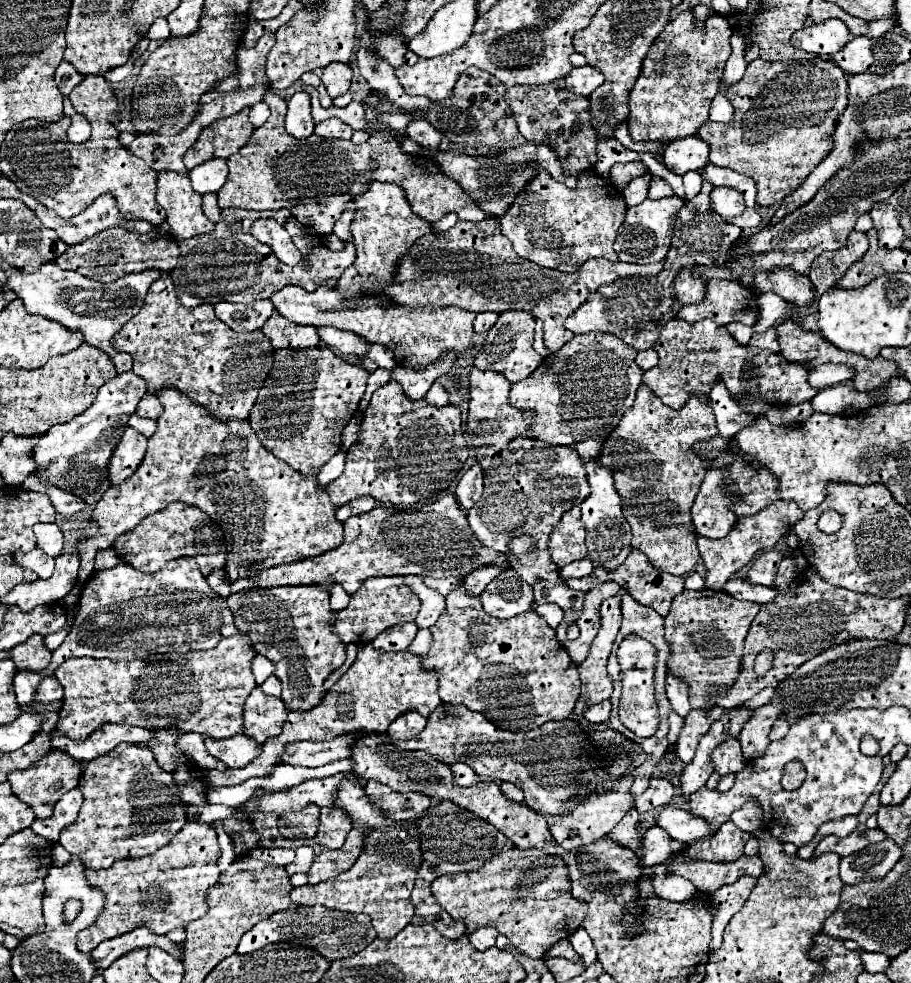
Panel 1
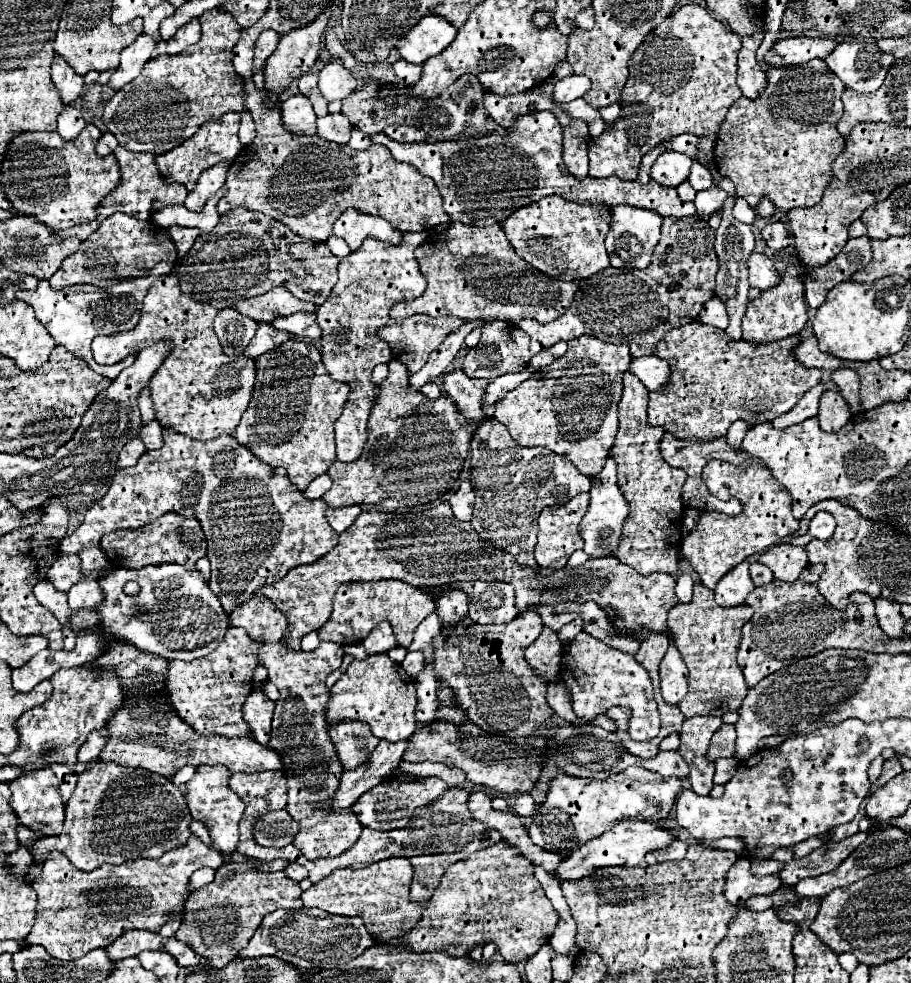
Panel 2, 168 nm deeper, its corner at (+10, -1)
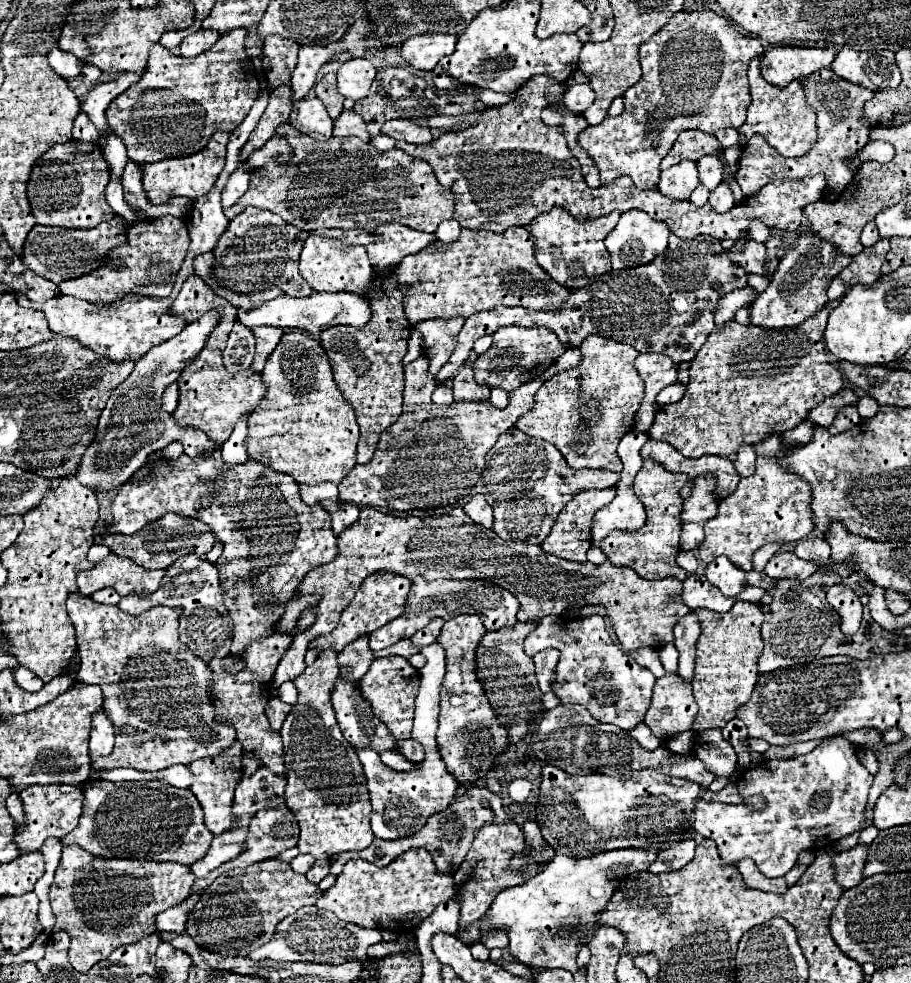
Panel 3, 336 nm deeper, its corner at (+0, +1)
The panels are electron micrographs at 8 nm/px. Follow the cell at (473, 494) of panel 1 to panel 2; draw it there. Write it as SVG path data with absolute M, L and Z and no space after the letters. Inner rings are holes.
M462 481L460 489L452 495L450 499L452 511L456 515L456 519L460 521L470 521L472 519L472 509L474 509L474 491L470 481Z

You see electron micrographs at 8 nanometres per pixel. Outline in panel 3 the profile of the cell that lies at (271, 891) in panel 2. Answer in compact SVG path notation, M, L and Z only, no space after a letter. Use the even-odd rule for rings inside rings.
M268 859L246 869L222 873L200 897L188 913L186 933L200 945L220 945L222 955L248 955L256 947L268 943L278 919L296 913L304 905L314 905L322 895L318 885L290 869L288 863Z

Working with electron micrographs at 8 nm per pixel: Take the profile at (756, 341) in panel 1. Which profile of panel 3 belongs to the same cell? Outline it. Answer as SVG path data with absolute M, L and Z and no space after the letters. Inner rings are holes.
M804 233L792 245L784 251L780 265L776 273L770 279L770 285L764 293L758 295L756 303L752 305L752 325L766 327L766 329L782 329L782 327L796 327L816 315L826 303L826 289L828 283L852 261L852 257L840 255L836 247L832 247L828 241L820 239L814 233Z

